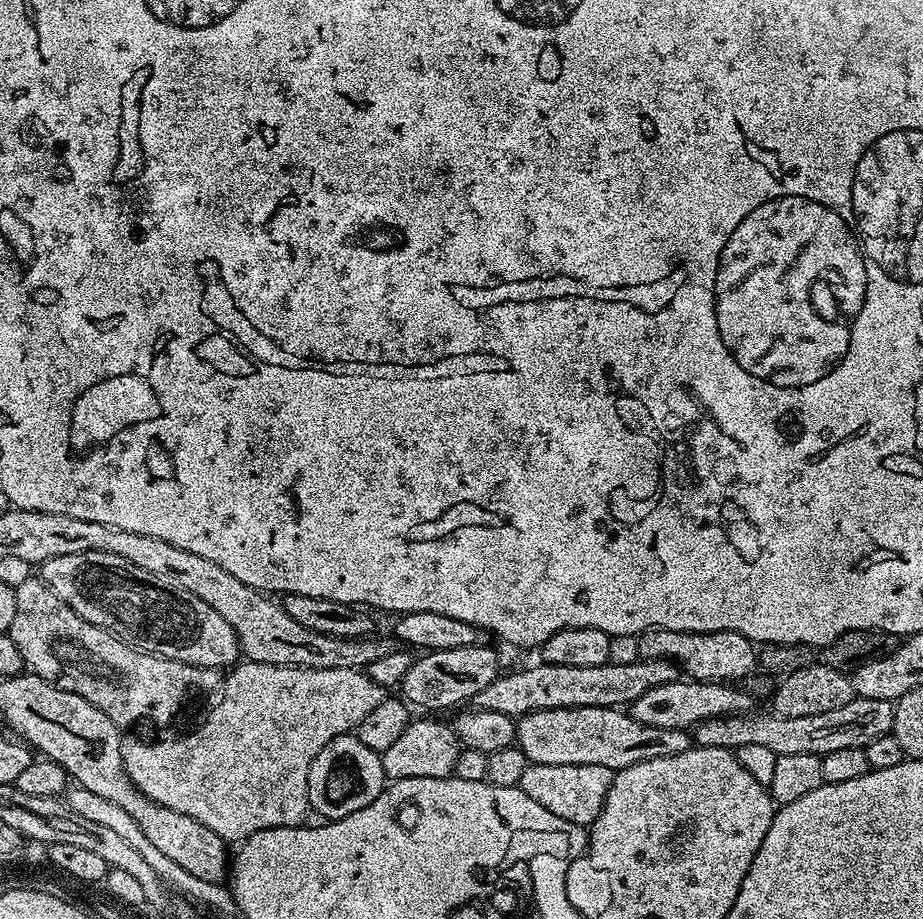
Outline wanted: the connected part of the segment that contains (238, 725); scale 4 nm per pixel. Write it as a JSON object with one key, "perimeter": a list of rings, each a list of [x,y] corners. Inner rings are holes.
{"perimeter":[[[250,659],[237,663],[223,677],[220,694],[220,701],[209,710],[208,717],[193,732],[188,732],[185,736],[178,737],[177,740],[160,740],[157,744],[147,744],[146,741],[139,740],[136,736],[128,736],[132,734],[124,734],[120,737],[120,749],[126,774],[143,796],[170,810],[178,810],[178,814],[186,814],[190,818],[202,822],[202,826],[210,826],[210,830],[214,830],[214,834],[218,834],[226,842],[233,842],[232,840],[243,842],[250,839],[256,832],[271,828],[301,827],[310,809],[308,802],[310,762],[314,762],[314,758],[318,758],[318,750],[322,750],[322,746],[326,746],[326,742],[339,736],[355,733],[359,729],[360,723],[366,718],[366,714],[370,714],[370,710],[374,710],[378,706],[378,702],[386,699],[386,690],[378,682],[369,678],[367,671],[358,668],[291,668],[277,664],[263,664]]]}

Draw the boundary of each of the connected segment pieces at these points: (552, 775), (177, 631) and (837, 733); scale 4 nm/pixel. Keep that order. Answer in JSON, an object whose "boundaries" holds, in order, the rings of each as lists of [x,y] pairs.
{"boundaries":[[[[528,764],[526,770],[522,770],[518,786],[526,794],[526,798],[534,798],[534,802],[538,802],[542,810],[550,810],[550,814],[558,814],[558,818],[566,818],[566,822],[590,826],[596,821],[604,805],[613,775],[613,769],[606,766]]],[[[90,550],[86,554],[62,554],[62,558],[50,558],[39,565],[39,579],[44,581],[62,602],[74,610],[86,622],[99,628],[105,628],[120,640],[126,641],[141,652],[153,652],[156,656],[174,658],[178,662],[193,664],[199,668],[219,668],[228,670],[241,659],[240,642],[230,622],[214,610],[214,606],[206,606],[198,594],[190,594],[190,590],[182,590],[182,586],[170,586],[163,578],[149,574],[128,562],[126,558],[118,558],[115,554],[104,554],[98,550]]],[[[862,698],[846,702],[839,710],[826,710],[826,714],[814,714],[810,718],[786,718],[771,710],[749,710],[733,716],[719,716],[698,722],[690,735],[701,748],[731,748],[755,743],[774,750],[776,756],[786,754],[814,754],[825,756],[830,750],[864,749],[874,738],[882,738],[892,731],[894,704],[891,700]]]]}

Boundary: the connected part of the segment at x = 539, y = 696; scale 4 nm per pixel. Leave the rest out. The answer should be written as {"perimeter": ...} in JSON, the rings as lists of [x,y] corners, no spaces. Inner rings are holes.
{"perimeter":[[[666,658],[639,659],[626,666],[618,666],[611,662],[602,666],[558,666],[536,662],[533,668],[507,672],[497,676],[494,682],[490,682],[490,686],[486,686],[486,690],[478,690],[478,694],[474,694],[470,701],[471,707],[494,710],[497,714],[506,714],[513,718],[522,717],[527,712],[551,708],[620,708],[630,706],[646,690],[654,686],[673,684],[682,676],[680,667]]]}

